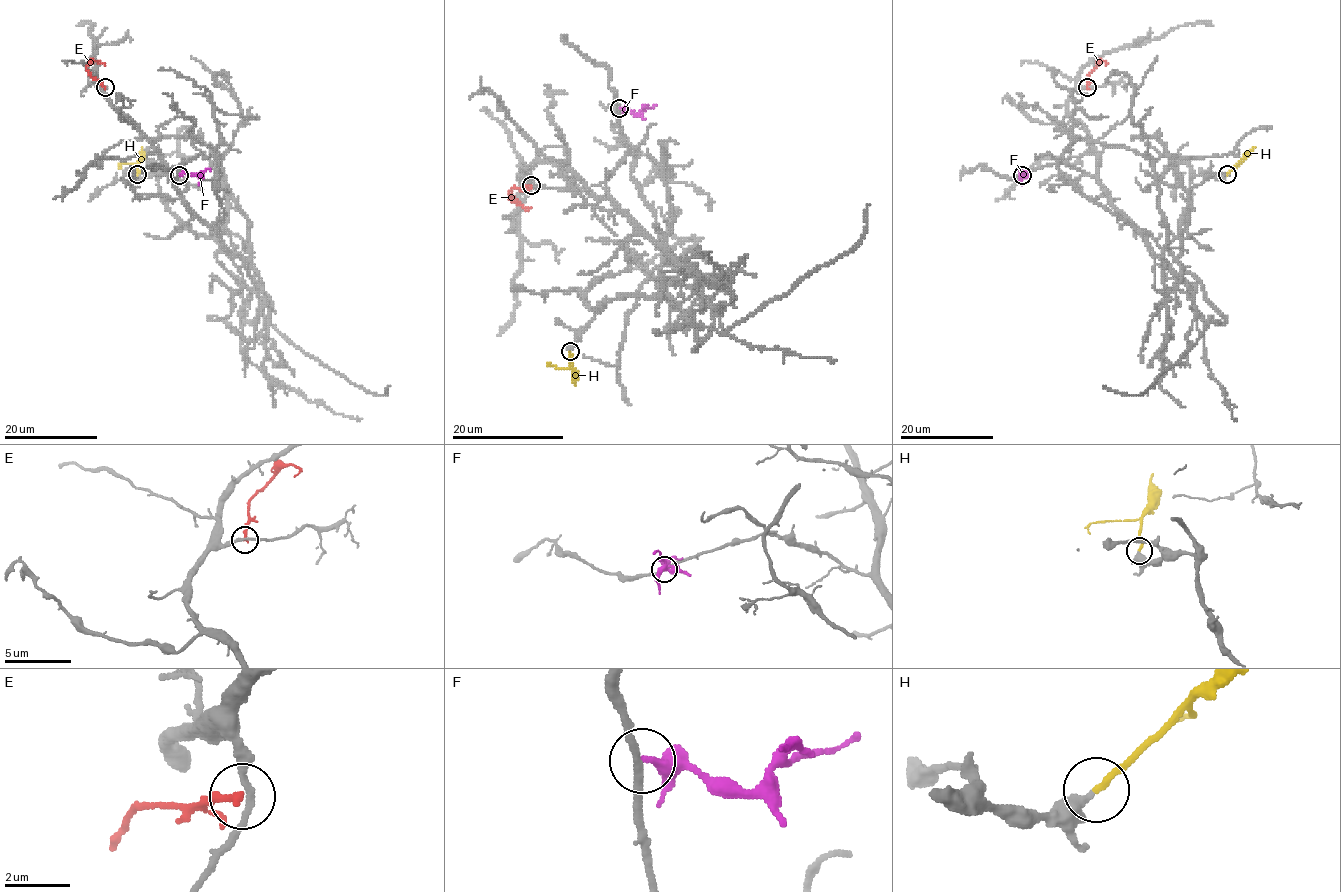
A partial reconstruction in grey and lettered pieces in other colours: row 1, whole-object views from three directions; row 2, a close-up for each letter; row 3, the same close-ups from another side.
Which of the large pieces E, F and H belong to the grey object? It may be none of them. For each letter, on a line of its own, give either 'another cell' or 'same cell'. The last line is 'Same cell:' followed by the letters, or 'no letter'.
E: another cell
F: another cell
H: same cell
Same cell: H

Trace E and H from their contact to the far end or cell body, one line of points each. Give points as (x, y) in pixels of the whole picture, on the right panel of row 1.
E: (1087, 87), (1088, 74), (1101, 61), (1105, 65)
H: (1226, 173), (1256, 147)

